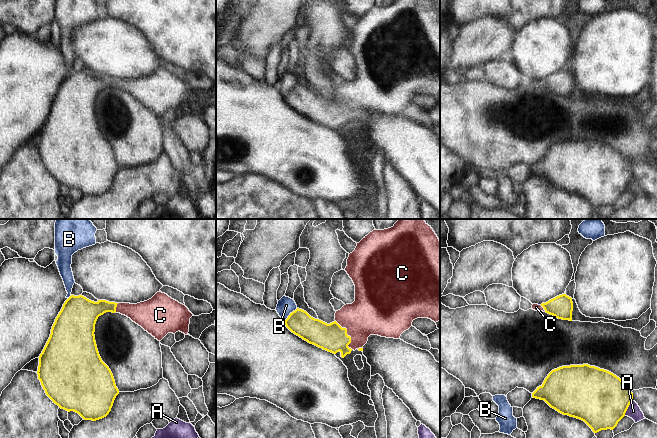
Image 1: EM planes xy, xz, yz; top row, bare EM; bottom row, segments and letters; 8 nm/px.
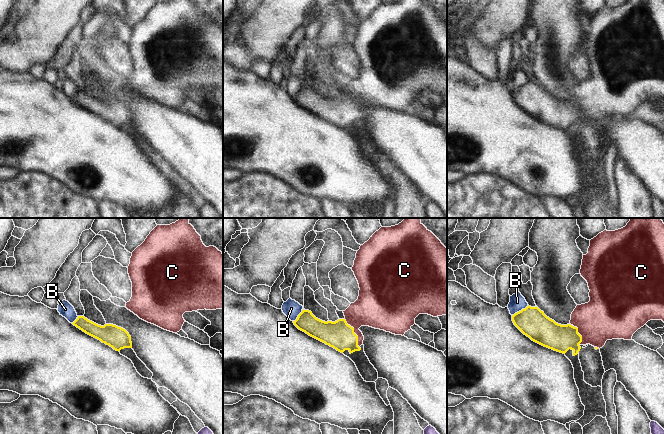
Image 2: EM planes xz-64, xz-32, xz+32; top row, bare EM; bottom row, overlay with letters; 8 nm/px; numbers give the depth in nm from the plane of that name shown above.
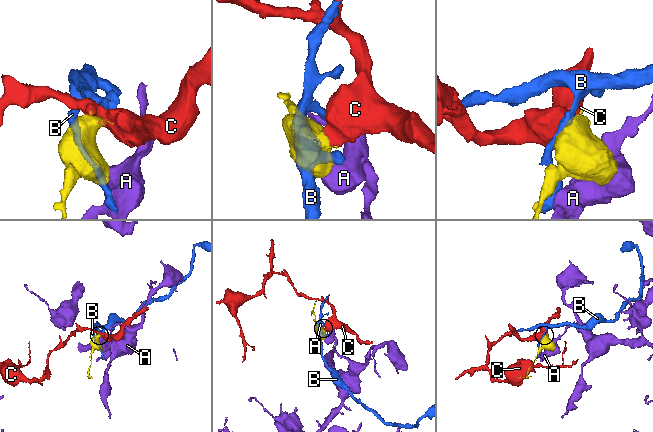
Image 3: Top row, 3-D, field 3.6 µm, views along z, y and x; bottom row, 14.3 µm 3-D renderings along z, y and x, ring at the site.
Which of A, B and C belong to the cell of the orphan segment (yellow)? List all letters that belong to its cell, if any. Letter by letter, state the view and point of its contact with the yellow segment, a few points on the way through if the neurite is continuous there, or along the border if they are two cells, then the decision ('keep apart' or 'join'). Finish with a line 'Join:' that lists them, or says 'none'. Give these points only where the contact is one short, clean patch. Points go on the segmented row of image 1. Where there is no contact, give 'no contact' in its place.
A: meets yellow in yz at (627, 408); border along yz (632, 400), (624, 415); keep apart
B: meets yellow in xz at (290, 314); keep apart
C: meets yellow in xz at (346, 334); runs through xz (333, 338), (346, 334), (362, 318), (370, 314); join
Join: C

